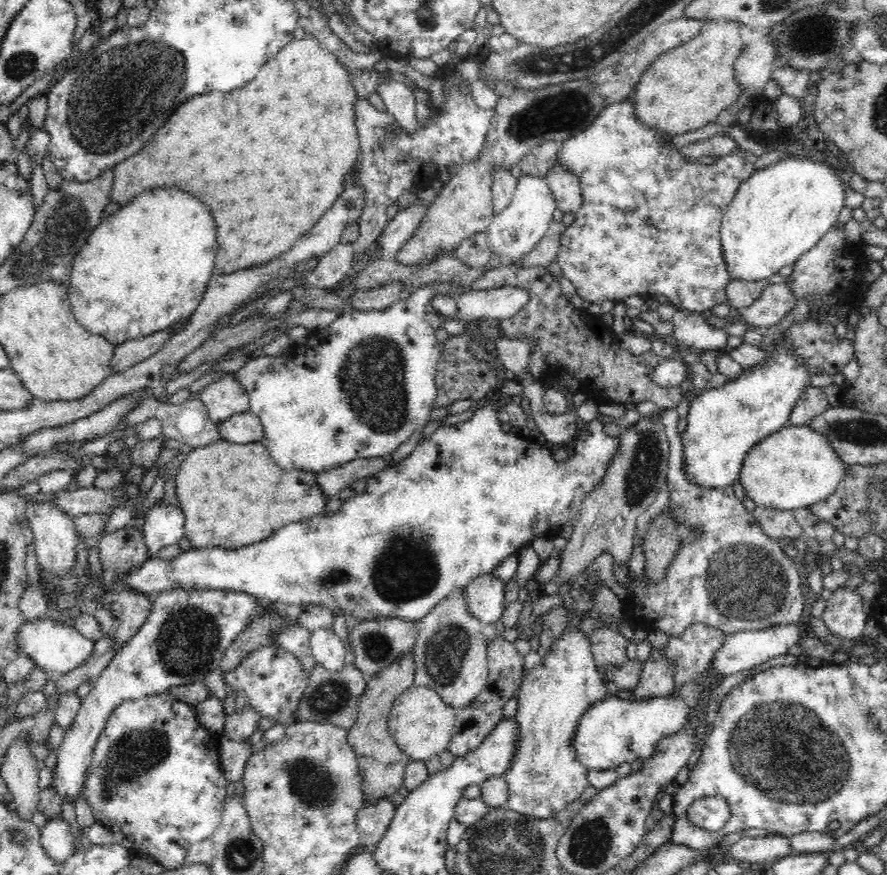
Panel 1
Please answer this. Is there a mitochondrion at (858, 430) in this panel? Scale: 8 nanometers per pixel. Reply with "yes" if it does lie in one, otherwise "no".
yes

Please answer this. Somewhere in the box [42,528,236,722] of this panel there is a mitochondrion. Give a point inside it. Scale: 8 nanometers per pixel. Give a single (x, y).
(187, 642)

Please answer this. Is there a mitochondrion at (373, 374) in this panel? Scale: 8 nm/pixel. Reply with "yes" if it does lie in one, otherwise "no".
yes

